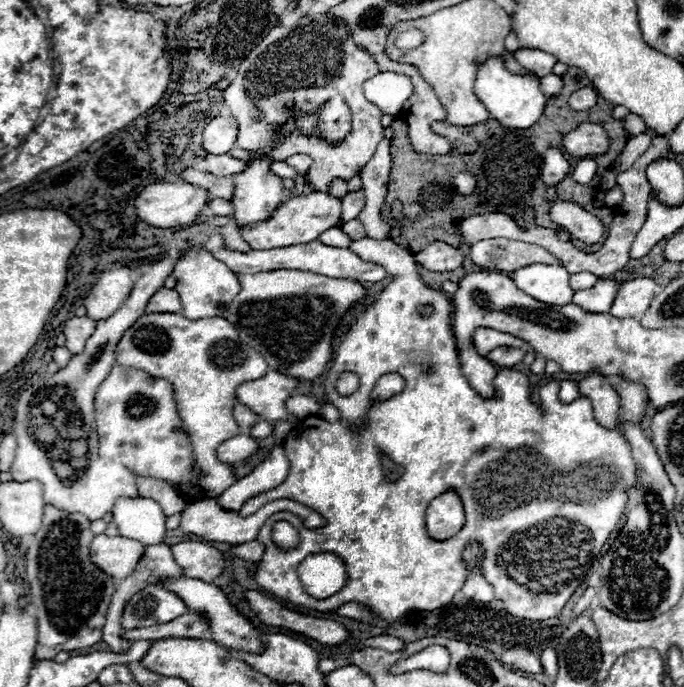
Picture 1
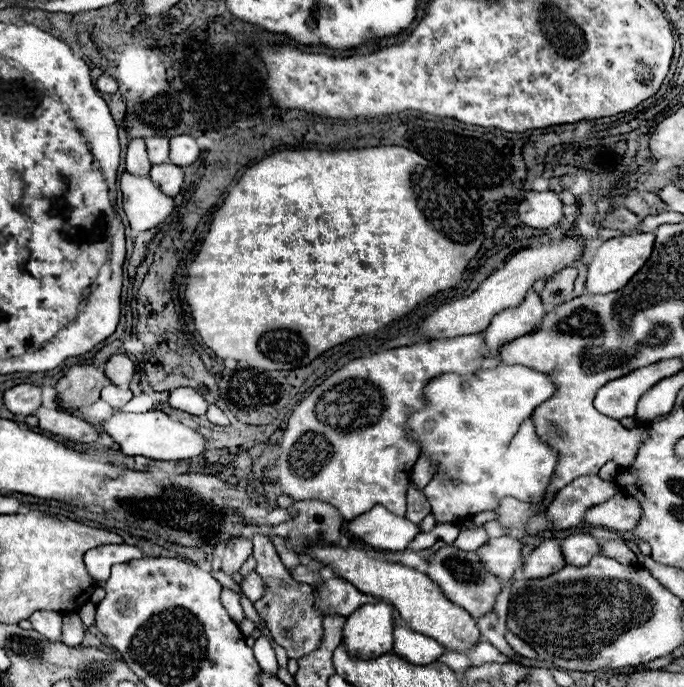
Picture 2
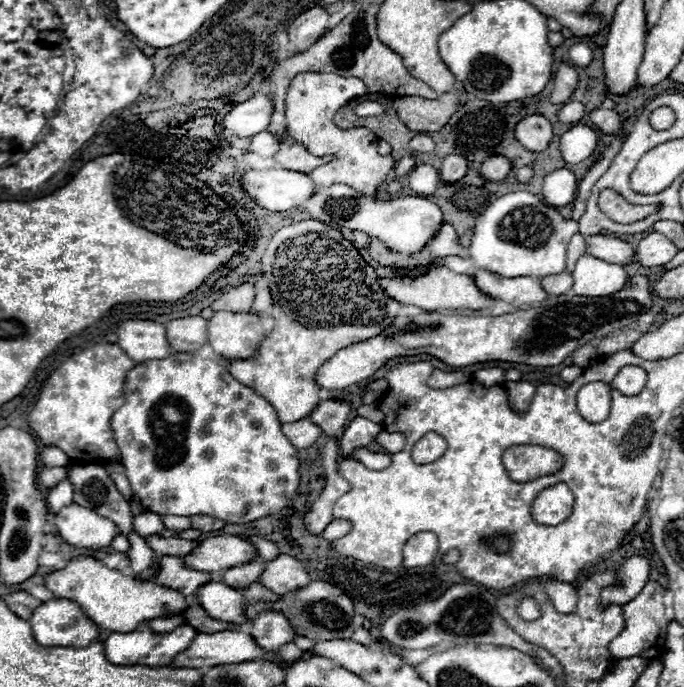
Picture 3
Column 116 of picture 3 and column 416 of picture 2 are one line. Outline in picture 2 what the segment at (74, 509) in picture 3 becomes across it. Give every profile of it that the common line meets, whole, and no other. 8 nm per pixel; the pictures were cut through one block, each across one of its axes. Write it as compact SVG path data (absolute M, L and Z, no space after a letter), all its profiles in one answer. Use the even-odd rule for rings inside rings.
M374 506L372 510L346 522L348 532L364 544L380 550L406 550L408 542L420 532L416 524L408 518L398 518L390 514L384 506Z

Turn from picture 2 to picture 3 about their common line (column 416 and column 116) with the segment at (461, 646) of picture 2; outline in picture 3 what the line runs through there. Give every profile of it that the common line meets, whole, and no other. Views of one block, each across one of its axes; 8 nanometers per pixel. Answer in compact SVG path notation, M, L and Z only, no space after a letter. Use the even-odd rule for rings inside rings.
M80 558L70 562L64 570L46 574L44 586L58 598L68 598L76 602L84 614L100 626L100 630L110 632L134 632L142 622L150 622L160 616L176 616L188 610L188 600L176 590L136 580L134 576L124 576L116 570L106 568L94 558Z

